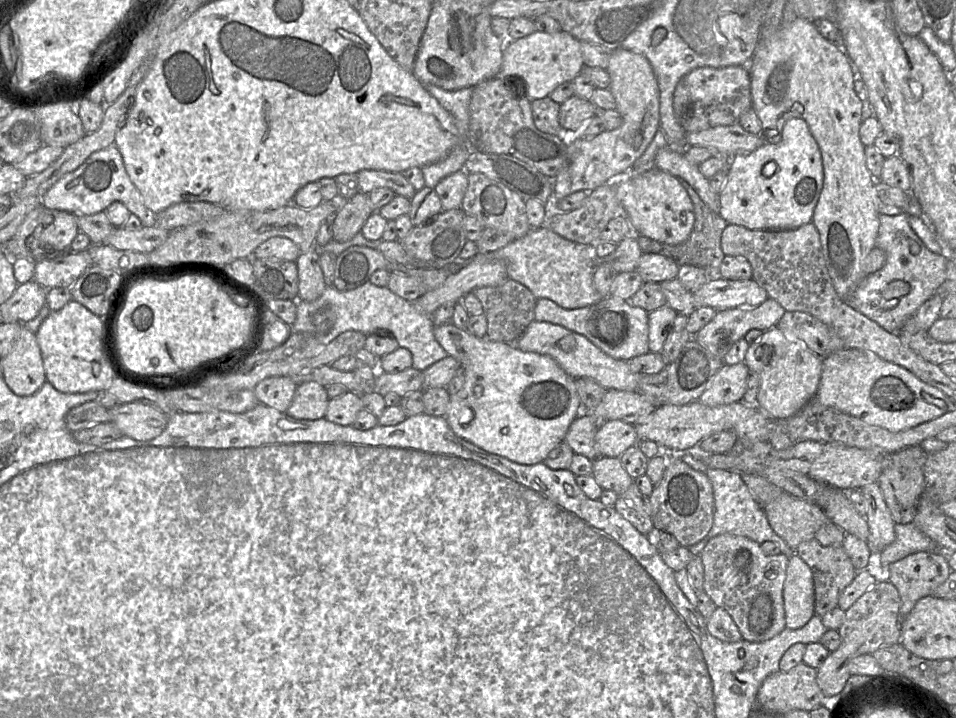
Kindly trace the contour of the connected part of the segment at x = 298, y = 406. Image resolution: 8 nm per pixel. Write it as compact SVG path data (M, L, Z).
M303 382L296 387L286 413L298 420L325 418L329 397L325 387L316 382Z

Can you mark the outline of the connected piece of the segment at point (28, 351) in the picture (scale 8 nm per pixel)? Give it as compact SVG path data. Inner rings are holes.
M23 325L11 351L1 359L4 380L18 396L34 394L46 381L35 334Z

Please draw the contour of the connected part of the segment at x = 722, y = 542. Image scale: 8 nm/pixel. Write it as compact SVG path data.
M720 534L711 538L701 552L704 591L737 625L749 642L769 640L786 628L783 586L789 557L766 555L760 544L745 536Z

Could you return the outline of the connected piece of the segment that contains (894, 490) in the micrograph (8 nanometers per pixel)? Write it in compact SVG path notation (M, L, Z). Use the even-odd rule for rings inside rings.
M920 445L907 447L885 456L884 467L878 478L878 485L889 508L894 523L909 524L914 520L918 502L926 489L924 464L928 454Z

